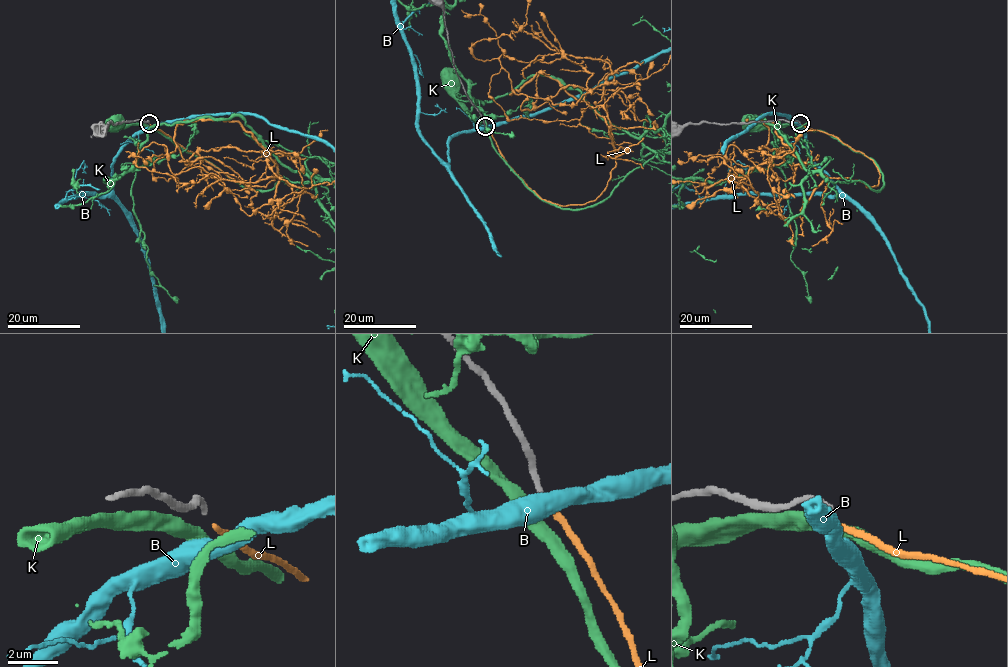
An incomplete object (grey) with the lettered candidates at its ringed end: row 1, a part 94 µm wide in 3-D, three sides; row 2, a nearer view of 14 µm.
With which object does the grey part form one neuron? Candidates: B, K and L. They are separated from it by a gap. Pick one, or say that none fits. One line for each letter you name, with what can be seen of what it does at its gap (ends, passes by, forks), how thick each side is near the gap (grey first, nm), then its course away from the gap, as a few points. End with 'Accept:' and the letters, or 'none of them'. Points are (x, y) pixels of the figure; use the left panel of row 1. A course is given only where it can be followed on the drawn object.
Accept: none of them

